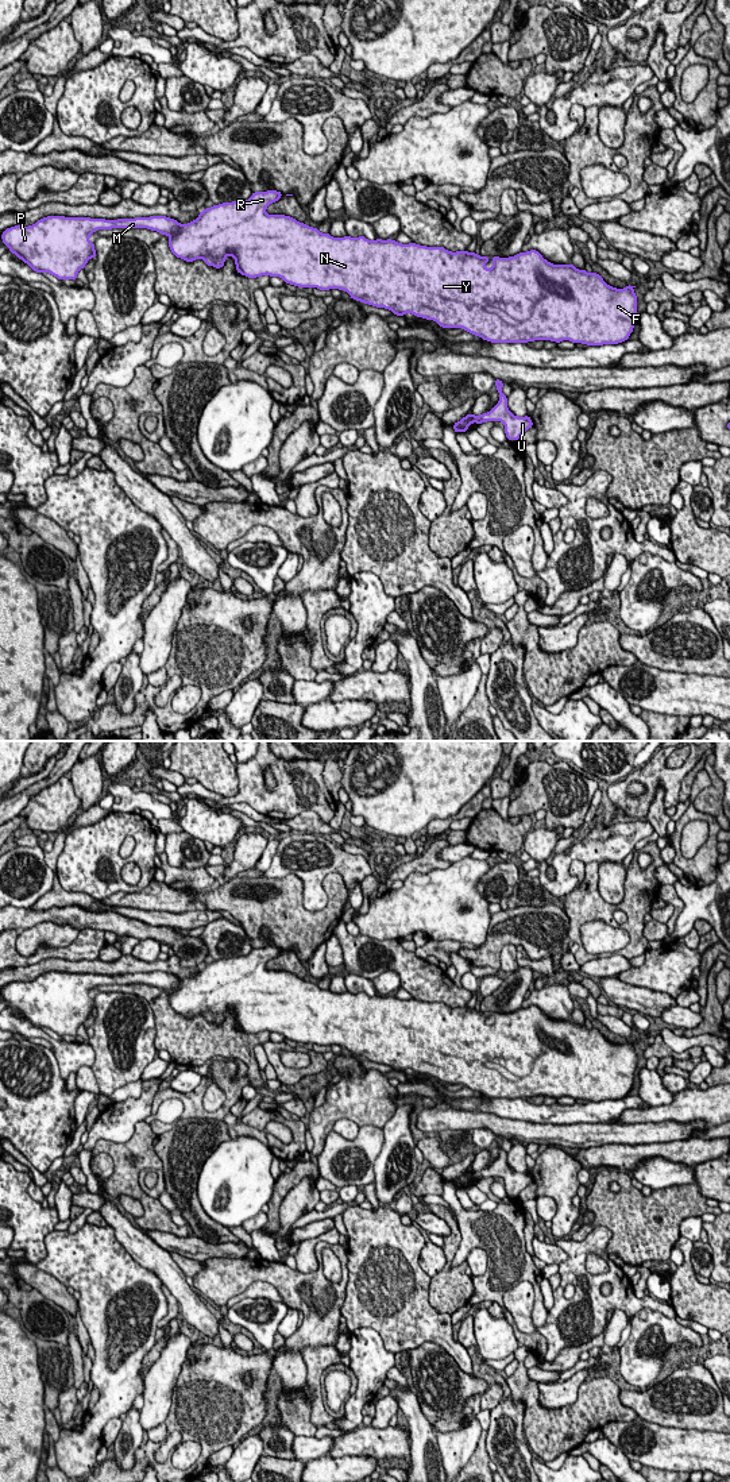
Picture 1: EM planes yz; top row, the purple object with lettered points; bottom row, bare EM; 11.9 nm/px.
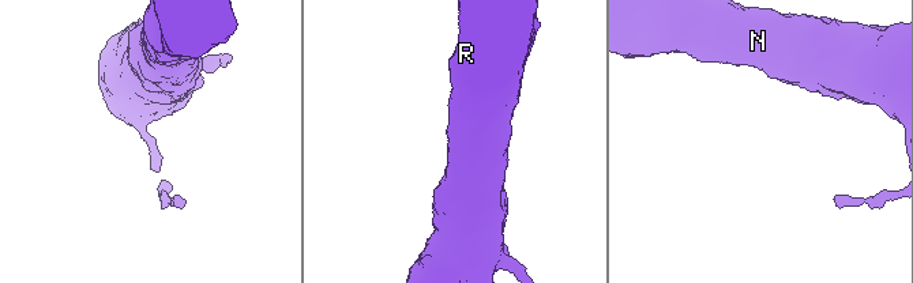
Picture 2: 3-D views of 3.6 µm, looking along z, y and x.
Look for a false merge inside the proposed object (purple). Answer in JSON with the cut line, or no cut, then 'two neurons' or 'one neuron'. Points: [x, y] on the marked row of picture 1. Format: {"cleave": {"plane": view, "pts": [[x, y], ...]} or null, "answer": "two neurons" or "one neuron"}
{"cleave": null, "answer": "one neuron"}

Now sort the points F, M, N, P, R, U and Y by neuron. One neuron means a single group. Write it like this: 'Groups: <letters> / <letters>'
Groups: F M N P R U Y

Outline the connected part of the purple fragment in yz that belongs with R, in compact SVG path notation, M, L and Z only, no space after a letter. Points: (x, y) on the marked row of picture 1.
M267 190L267 192L254 192L252 196L246 200L246 201L232 201L232 202L223 202L219 205L213 205L210 208L206 208L201 211L198 217L188 224L181 224L174 219L166 217L166 216L150 216L150 217L135 217L135 219L117 219L117 220L105 220L105 219L90 219L90 217L65 217L65 216L47 216L40 220L38 220L34 225L28 227L22 227L22 225L15 225L11 228L7 228L1 234L1 239L4 246L9 247L8 252L13 252L19 259L22 259L24 263L27 263L34 271L36 273L49 273L58 279L77 279L77 273L85 267L88 260L90 258L96 258L96 250L94 250L94 243L89 242L89 236L99 231L99 229L112 229L112 228L147 228L151 231L161 232L162 235L167 235L169 239L169 247L171 252L177 256L181 258L186 262L193 262L196 259L202 258L204 262L208 266L213 266L216 269L221 269L224 266L225 258L228 255L235 258L235 265L236 265L236 271L240 273L242 275L246 275L248 278L256 278L262 275L270 275L270 277L279 277L282 278L286 283L294 285L297 287L317 287L320 290L329 290L329 289L339 289L339 290L345 290L352 300L376 306L376 308L385 308L391 310L397 316L405 316L408 312L413 313L417 317L422 317L426 320L433 320L436 321L440 327L443 328L461 328L475 336L482 337L483 340L493 341L493 343L528 343L528 341L534 341L534 340L551 340L560 343L563 340L569 340L575 344L582 343L587 346L603 346L603 344L618 344L629 339L630 333L633 332L634 328L634 316L637 313L637 296L634 293L634 287L631 285L627 285L623 289L617 289L610 285L607 285L603 278L596 274L591 273L588 274L586 270L579 270L576 269L572 263L571 265L553 265L549 263L546 259L542 258L542 255L536 251L530 250L528 252L520 252L514 256L509 258L499 258L499 256L493 256L491 259L494 260L493 267L488 270L484 267L484 263L490 260L488 256L480 256L476 255L475 252L468 252L468 251L448 251L444 247L426 247L426 246L420 246L416 243L409 243L409 244L402 244L395 240L387 239L376 239L376 240L368 240L364 236L359 238L351 238L351 236L344 236L344 238L333 238L329 234L321 234L317 228L305 225L304 223L298 223L296 219L285 215L267 215L266 208L278 201L283 193L277 192L277 190Z

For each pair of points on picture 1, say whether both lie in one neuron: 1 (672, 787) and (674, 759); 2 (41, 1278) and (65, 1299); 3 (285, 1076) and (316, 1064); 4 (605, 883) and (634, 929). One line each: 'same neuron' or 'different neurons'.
1: different neurons
2: same neuron
3: same neuron
4: different neurons

